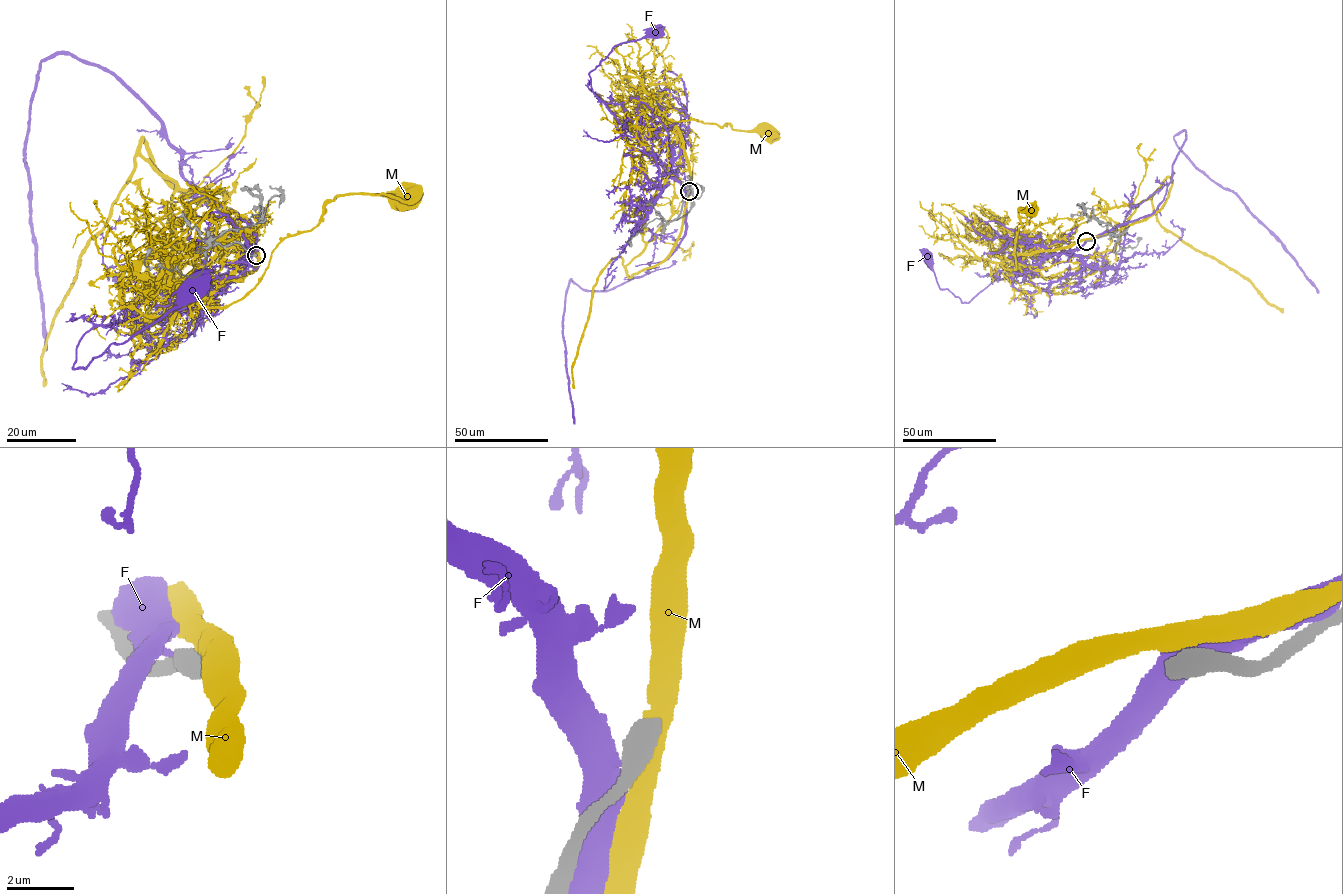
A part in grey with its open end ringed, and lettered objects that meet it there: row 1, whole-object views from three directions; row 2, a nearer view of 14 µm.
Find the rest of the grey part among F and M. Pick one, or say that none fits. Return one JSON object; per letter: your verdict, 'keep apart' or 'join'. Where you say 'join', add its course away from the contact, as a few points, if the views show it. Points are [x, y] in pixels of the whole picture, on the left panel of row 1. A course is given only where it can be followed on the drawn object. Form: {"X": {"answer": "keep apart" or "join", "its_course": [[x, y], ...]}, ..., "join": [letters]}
{"F": {"answer": "keep apart"}, "M": {"answer": "keep apart"}, "join": []}

